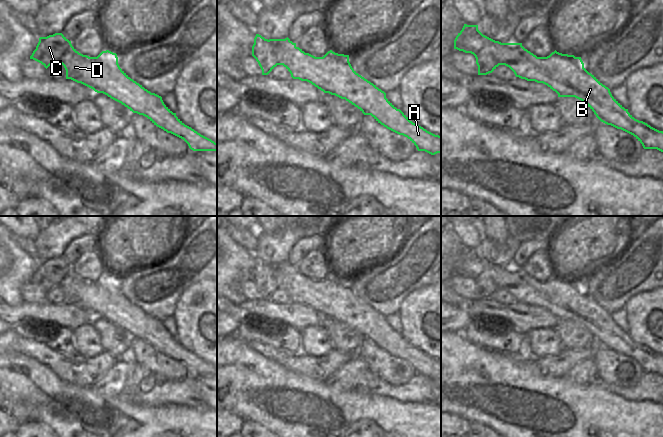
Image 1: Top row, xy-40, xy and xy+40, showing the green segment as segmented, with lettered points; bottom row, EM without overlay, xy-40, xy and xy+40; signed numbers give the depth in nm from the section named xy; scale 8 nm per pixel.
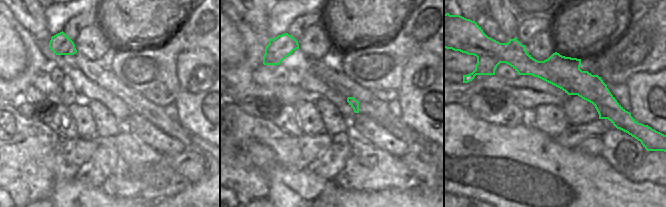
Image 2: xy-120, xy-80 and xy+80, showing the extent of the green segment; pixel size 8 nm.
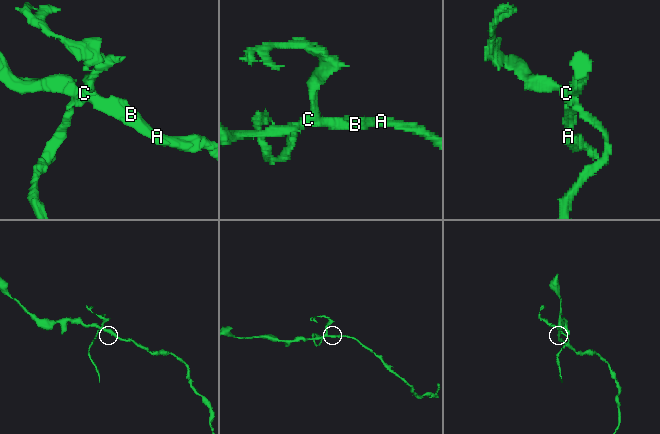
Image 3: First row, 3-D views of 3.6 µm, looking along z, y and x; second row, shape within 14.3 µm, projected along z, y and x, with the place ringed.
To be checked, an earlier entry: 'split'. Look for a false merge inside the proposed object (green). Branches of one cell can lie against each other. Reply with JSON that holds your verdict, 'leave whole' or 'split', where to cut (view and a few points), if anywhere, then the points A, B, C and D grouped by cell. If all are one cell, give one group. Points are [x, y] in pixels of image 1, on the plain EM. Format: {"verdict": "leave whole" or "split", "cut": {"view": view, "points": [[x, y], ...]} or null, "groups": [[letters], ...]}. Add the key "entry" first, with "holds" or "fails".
{"entry": "holds", "verdict": "split", "cut": {"view": "xy", "points": [[252, 278], [274, 278], [278, 288]]}, "groups": [["A", "B", "D"], ["C"]]}

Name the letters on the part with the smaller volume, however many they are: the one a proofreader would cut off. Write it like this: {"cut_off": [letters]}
{"cut_off": ["C"]}

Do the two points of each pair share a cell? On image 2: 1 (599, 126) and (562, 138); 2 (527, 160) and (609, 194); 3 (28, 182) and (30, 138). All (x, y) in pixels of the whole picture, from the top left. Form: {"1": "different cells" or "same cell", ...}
{"1": "same cell", "2": "same cell", "3": "same cell"}

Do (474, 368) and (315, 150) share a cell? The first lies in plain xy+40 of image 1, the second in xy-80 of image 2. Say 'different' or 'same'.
different

